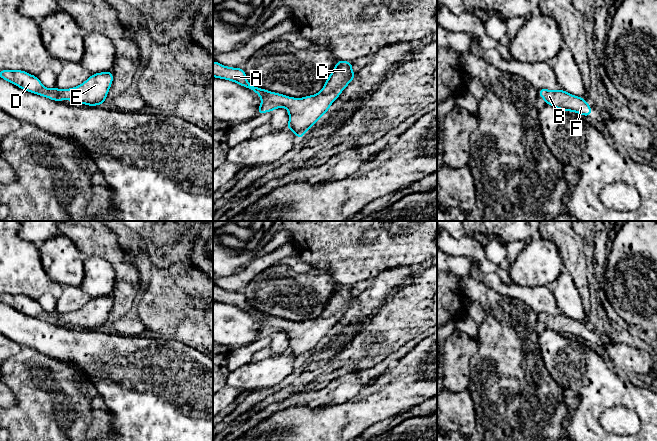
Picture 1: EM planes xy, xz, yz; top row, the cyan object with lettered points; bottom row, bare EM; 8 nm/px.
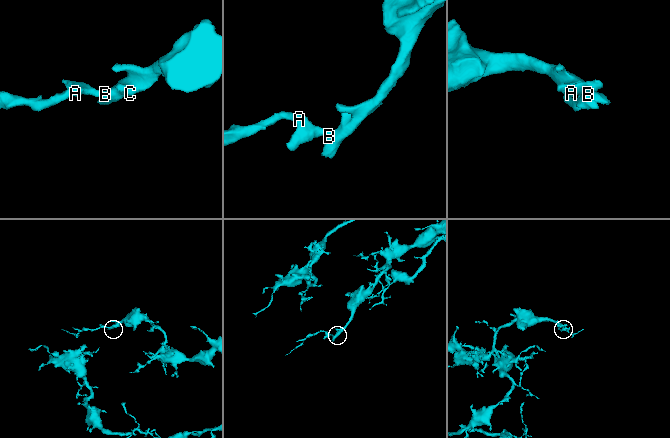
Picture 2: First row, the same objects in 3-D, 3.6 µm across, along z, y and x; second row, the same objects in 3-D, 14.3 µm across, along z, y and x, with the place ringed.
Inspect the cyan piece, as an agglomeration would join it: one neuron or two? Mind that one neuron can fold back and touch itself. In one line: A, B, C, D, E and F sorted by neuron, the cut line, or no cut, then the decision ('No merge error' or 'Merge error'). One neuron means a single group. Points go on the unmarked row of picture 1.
Groups: A B C D E F. No split. No merge error

